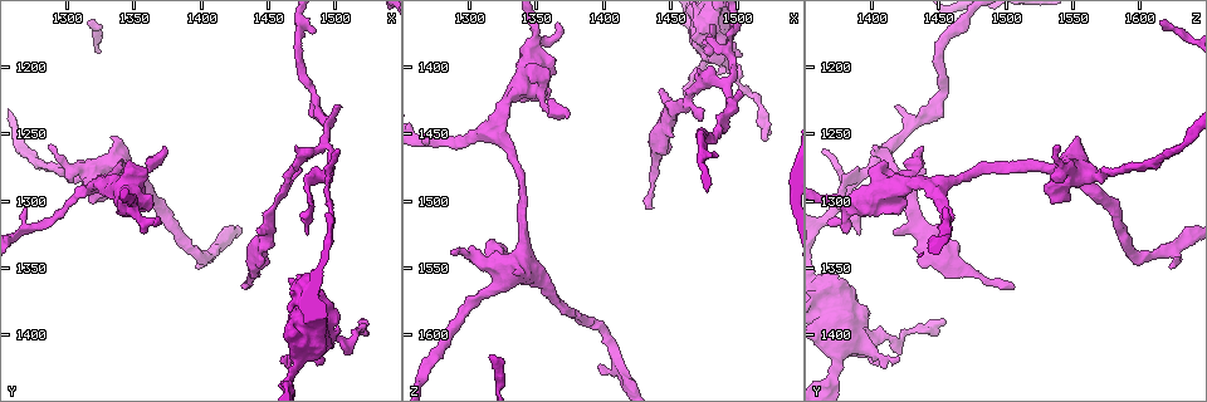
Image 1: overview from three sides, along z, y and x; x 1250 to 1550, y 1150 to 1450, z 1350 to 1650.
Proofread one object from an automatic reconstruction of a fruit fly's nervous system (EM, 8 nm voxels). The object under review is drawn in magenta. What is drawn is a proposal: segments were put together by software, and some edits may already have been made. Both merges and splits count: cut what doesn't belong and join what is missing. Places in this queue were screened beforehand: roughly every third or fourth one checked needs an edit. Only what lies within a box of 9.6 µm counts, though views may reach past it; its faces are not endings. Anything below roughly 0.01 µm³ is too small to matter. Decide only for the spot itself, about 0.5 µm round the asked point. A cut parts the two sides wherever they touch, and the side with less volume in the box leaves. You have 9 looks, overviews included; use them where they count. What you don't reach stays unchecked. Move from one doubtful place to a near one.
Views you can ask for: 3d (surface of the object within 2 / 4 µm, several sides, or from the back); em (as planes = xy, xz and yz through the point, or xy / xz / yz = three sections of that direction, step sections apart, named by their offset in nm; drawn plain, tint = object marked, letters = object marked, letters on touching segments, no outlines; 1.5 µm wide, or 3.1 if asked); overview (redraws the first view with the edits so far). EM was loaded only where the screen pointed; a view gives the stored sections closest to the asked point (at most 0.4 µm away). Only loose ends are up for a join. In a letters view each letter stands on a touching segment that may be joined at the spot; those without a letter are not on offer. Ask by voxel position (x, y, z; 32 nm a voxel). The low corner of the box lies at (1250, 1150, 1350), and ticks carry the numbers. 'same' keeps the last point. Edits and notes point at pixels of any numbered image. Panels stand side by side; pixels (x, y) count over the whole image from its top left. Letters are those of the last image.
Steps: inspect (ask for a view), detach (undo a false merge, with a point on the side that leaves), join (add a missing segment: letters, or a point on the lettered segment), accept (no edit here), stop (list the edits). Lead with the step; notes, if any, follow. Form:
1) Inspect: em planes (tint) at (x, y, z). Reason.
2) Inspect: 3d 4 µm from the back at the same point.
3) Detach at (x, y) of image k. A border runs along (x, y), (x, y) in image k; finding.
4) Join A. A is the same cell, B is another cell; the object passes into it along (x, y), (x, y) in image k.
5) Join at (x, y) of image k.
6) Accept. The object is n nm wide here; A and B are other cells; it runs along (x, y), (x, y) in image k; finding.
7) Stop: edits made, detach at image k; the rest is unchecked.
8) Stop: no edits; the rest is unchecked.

Inspect: em xz step 4 (plain) at (1462, 1418, 1420). Free end.

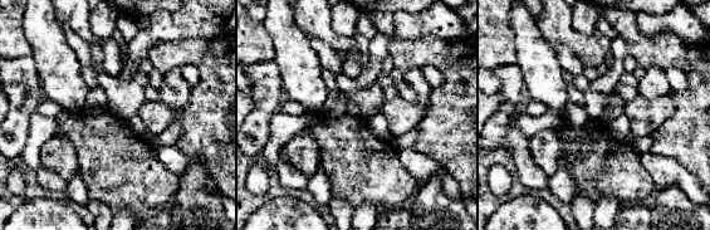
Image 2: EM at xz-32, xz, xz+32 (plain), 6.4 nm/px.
Inspect: em xz step 4 (tint) at the same point. Where the object lies.

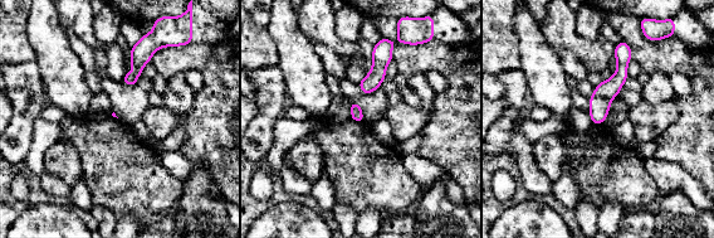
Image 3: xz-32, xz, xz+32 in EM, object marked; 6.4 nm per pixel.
Inspect: em xz step 4 (letters) at the same point.

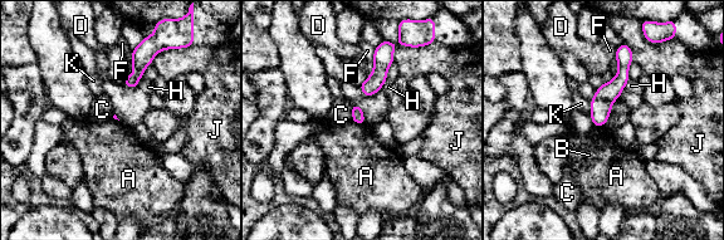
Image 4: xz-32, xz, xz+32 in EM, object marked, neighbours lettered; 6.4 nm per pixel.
Accept. A, B, C, D, F, H, J and K are other cells; no lettered segment goes on from it.

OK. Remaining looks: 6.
Inspect: em xy step 4 (tint) at (1494, 1260, 1412). Three-way junction.

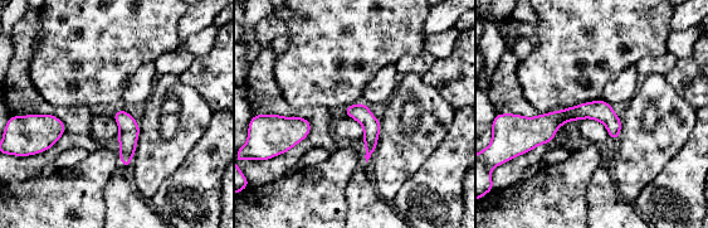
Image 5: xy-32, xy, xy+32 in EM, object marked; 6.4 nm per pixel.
Inspect: em planes (letters) at the same point. Cut it another way.

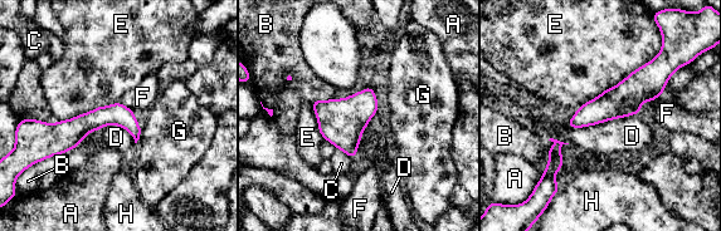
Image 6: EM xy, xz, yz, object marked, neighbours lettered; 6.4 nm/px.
Accept. The object is 140 nm wide here; A, B, C, D, E, F, G and H are other cells; it runs along (662, 77), (571, 124) in image 6; all the same cell.

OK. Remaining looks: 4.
Inspect: 3d 2 µm at (1370, 1260, 1438). An open end.

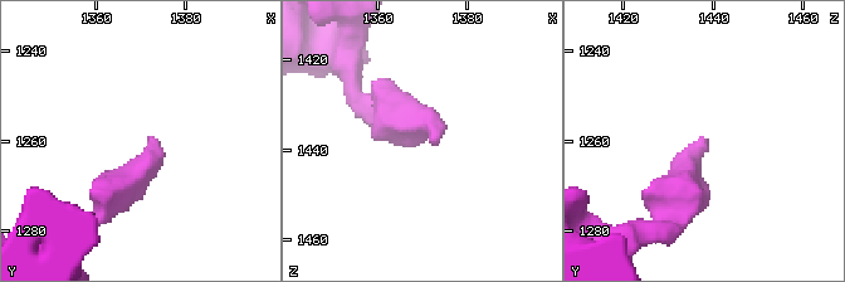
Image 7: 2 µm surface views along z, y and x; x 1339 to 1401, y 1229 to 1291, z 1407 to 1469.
Inspect: em xz step 4 (letters) at (1372, 1259, 1438).

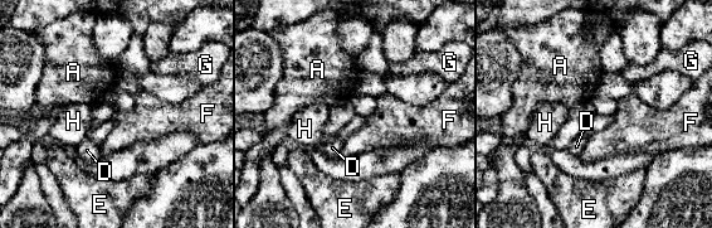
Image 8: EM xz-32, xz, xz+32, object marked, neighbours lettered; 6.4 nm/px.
Inspect: em planes (letters) at the same point. Cut it another way.

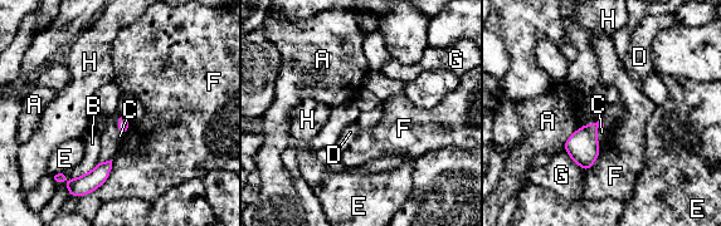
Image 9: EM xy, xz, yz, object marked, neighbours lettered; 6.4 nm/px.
Accept. A, B, C, D, E, F, G and H are other cells; none of them fits.

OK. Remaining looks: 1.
Stop: no edits; the rest is unchecked.

